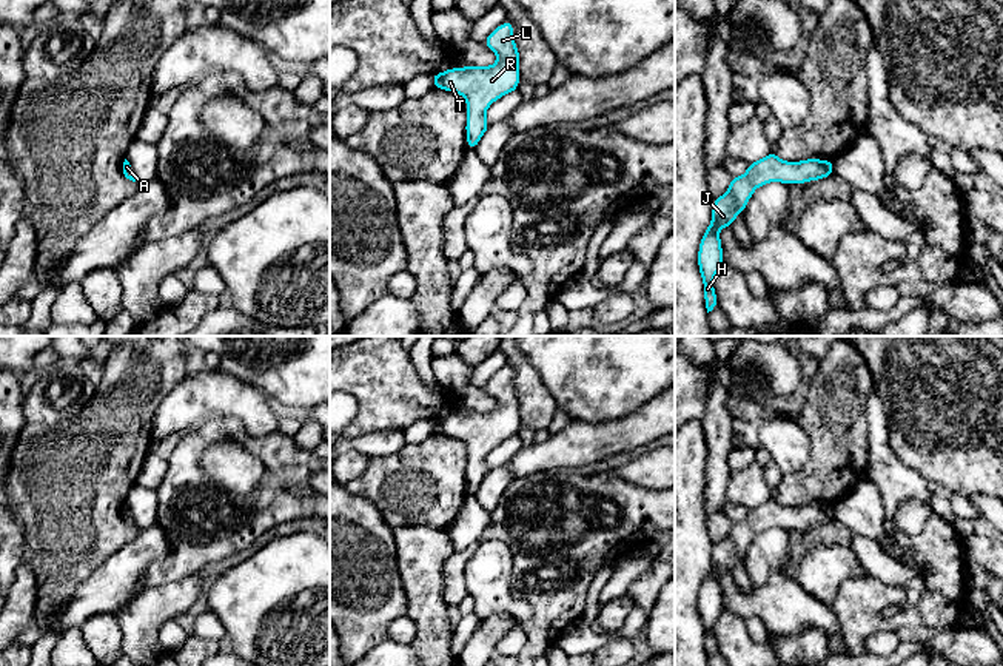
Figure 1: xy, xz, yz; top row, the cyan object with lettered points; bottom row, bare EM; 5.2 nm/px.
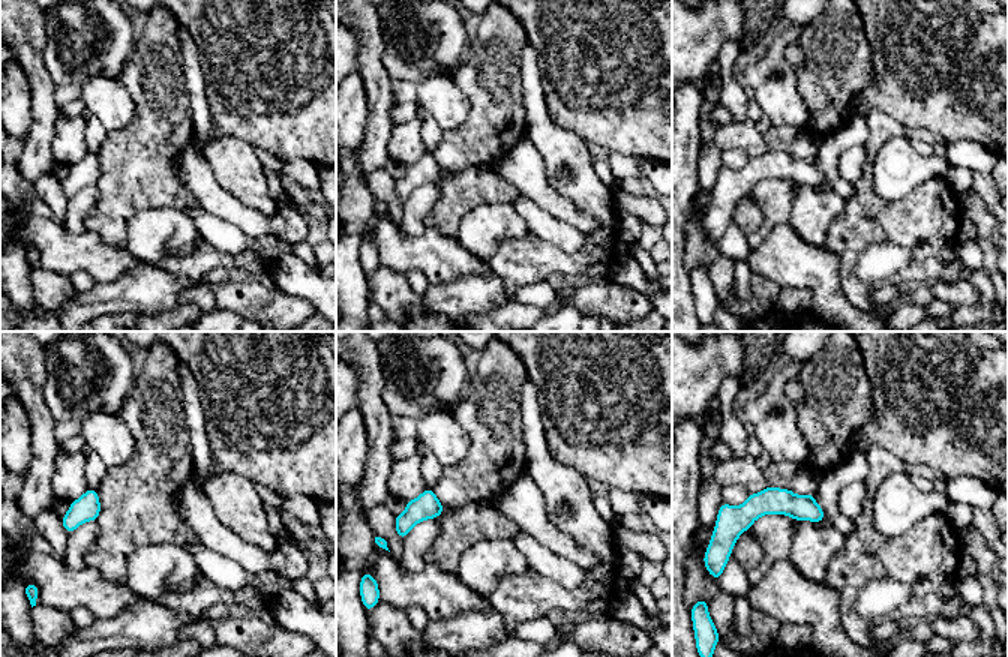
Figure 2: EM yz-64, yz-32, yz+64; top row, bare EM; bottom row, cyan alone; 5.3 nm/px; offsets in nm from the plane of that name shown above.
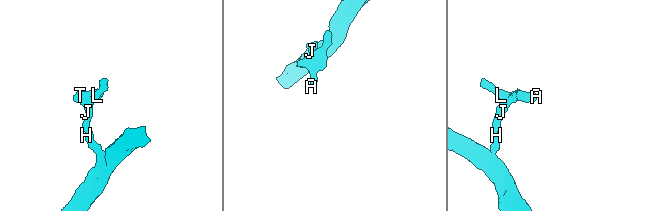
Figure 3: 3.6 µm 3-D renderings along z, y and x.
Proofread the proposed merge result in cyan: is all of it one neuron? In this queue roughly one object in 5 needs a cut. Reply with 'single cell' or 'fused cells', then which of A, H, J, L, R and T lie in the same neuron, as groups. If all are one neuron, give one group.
single cell | A H J L R T

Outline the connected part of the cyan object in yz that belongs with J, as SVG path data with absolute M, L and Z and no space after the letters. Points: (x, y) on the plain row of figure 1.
M772 496L766 503L749 509L743 521L730 524L729 535L713 544L712 567L704 577L698 594L698 614L704 629L707 658L718 654L713 624L723 612L720 575L733 570L735 563L743 560L753 536L770 527L781 527L784 530L807 529L829 523L834 518L832 506L804 504L787 507Z

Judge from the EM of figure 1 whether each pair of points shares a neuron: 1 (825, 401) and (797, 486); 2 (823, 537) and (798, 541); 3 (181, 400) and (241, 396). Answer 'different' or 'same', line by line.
1: same
2: same
3: same

